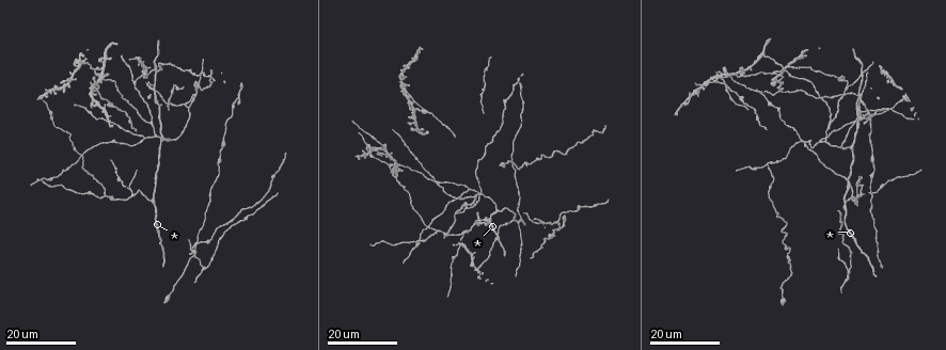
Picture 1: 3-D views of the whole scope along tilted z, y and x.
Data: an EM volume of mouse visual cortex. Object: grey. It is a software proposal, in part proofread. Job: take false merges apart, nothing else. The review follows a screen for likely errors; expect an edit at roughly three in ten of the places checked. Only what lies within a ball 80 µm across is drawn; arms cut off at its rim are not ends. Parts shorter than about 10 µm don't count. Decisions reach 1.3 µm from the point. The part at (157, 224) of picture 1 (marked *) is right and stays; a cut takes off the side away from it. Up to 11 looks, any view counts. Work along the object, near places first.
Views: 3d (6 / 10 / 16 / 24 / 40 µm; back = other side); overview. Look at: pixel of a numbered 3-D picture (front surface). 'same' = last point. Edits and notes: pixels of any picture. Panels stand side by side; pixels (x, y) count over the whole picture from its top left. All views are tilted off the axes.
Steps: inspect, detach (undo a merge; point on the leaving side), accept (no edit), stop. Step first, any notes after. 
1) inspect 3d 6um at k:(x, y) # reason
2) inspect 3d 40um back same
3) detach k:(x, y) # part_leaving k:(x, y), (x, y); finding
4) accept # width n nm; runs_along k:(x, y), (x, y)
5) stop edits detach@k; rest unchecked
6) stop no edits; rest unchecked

inspect 3d 16um at 1:(872, 172) # thick turns thin

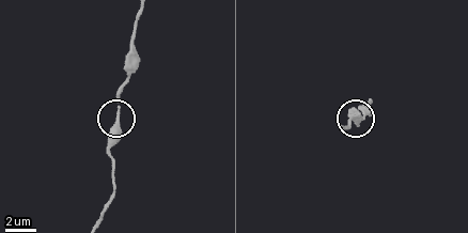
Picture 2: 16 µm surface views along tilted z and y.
inspect 3d 10um at 2:(116, 121)

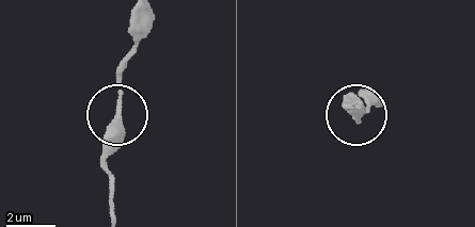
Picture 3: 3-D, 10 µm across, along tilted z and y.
accept # runs_along 3:(111, 213), (105, 133), (122, 95), (125, 61); all the same neuron

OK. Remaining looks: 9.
inspect 3d 16um at 1:(466, 232) # three arms meet

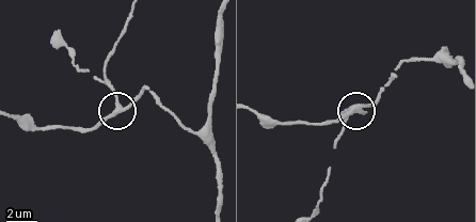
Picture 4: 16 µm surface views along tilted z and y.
inspect 3d 10um at 4:(118, 111)

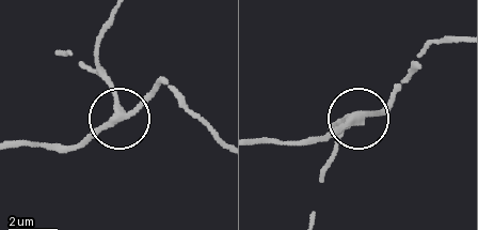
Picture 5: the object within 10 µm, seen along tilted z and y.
accept # width 270 nm; all the same neuron

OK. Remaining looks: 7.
inspect 3d 24um at 1:(855, 119) # three arms meet

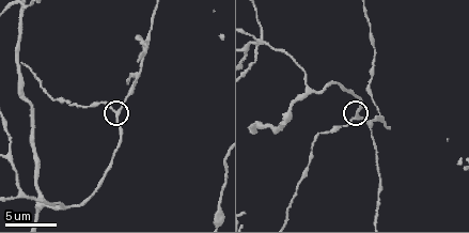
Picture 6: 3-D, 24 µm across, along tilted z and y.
inspect 3d 6um at 6:(119, 112) # zoom in

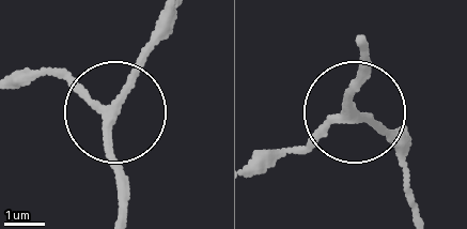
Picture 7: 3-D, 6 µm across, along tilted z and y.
accept # width 210 nm; runs_along 7:(118, 208), (108, 113), (39, 75); one neuron here

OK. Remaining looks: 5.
inspect 3d 10um at 6:(288, 111) # a fork

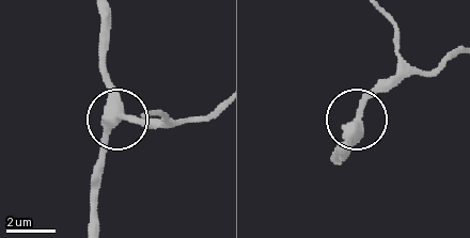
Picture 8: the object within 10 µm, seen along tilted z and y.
accept # runs_along 8:(93, 220), (98, 153), (119, 111), (118, 92), (106, 74); all the same neuron

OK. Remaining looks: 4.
inspect 3d 16um at 1:(151, 201) # three arms meet

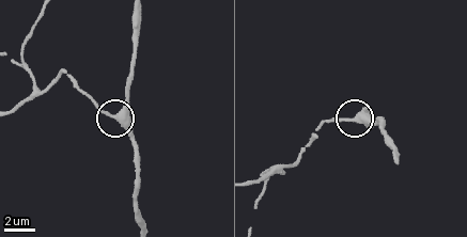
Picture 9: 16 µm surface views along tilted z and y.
inspect 3d 6um at 9:(120, 115)

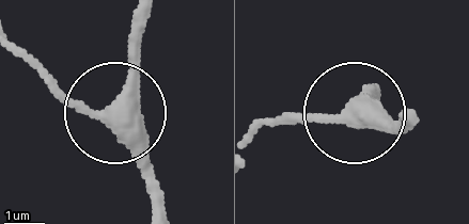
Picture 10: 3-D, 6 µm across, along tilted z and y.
accept # side_arm 97 um; runs_along 10:(405, 116), (261, 123); one neuron here

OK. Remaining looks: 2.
stop no edits; rest unchecked

